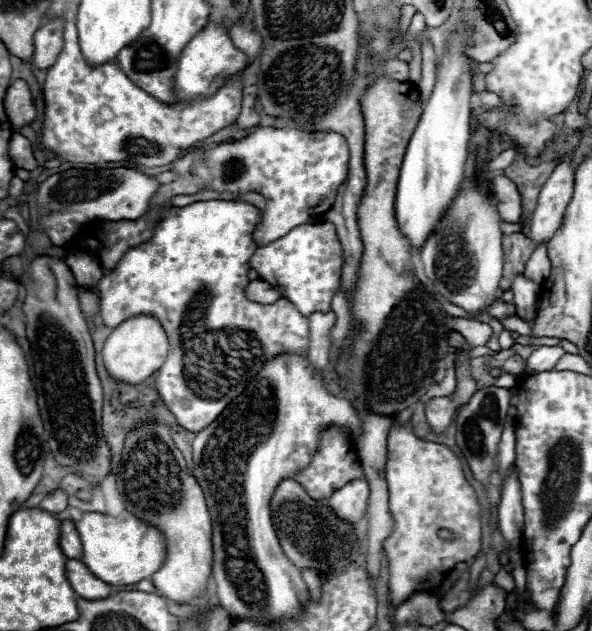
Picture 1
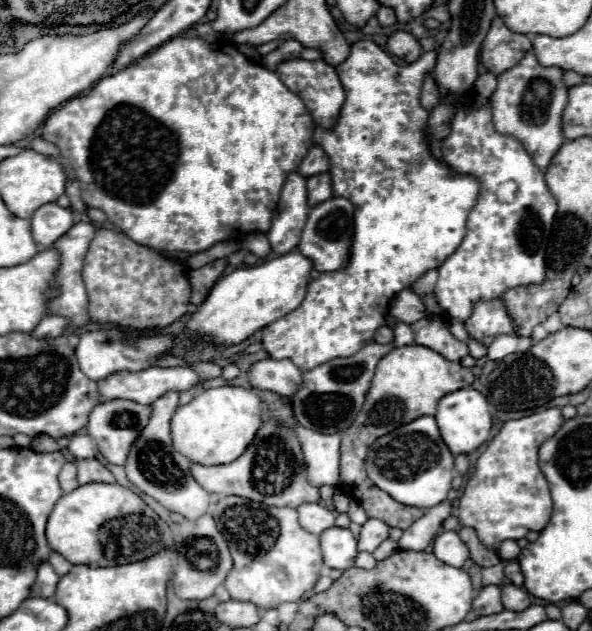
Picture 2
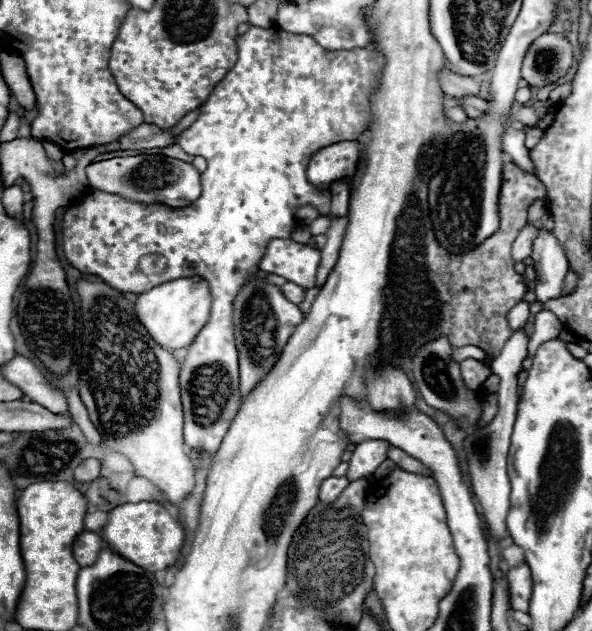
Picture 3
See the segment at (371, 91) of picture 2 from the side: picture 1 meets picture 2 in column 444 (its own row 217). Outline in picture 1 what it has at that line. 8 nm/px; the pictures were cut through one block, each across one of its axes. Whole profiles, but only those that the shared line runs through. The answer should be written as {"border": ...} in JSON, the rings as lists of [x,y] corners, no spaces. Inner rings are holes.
{"border":[[[204,200],[204,202],[194,202],[194,204],[188,204],[188,206],[182,206],[182,208],[170,208],[170,210],[166,212],[166,216],[162,218],[162,222],[156,226],[156,232],[154,232],[154,236],[150,238],[150,242],[144,242],[144,244],[140,244],[138,248],[128,250],[128,252],[124,254],[124,258],[120,260],[120,264],[118,264],[114,270],[106,272],[106,274],[102,276],[102,280],[98,282],[98,290],[100,290],[100,316],[102,316],[102,320],[104,320],[106,326],[110,326],[110,328],[114,330],[114,328],[120,326],[124,320],[128,320],[128,318],[132,318],[132,316],[136,316],[136,314],[150,314],[150,316],[156,316],[156,318],[160,320],[160,324],[164,326],[164,332],[168,334],[168,344],[170,344],[170,348],[168,348],[168,358],[166,358],[164,366],[162,366],[162,368],[158,370],[158,374],[156,374],[156,390],[158,390],[160,400],[164,402],[164,406],[174,414],[176,422],[178,422],[180,426],[184,426],[188,432],[194,432],[194,434],[200,432],[200,430],[204,430],[210,422],[214,422],[214,420],[220,416],[220,412],[222,412],[234,398],[238,398],[238,396],[246,390],[248,382],[262,370],[264,362],[272,360],[276,354],[300,354],[300,356],[306,356],[306,352],[308,352],[308,342],[310,342],[308,318],[302,316],[302,314],[296,310],[296,306],[294,306],[292,302],[284,300],[284,304],[260,306],[260,304],[256,304],[256,302],[250,302],[250,300],[244,296],[244,288],[248,286],[248,276],[246,276],[246,274],[248,274],[248,270],[250,270],[248,260],[250,260],[250,256],[252,256],[254,250],[256,250],[256,244],[254,244],[254,240],[252,240],[252,232],[254,232],[254,228],[256,228],[258,220],[260,220],[260,210],[258,210],[256,206],[252,206],[252,204],[248,204],[248,202]],[[242,302],[244,302],[244,312],[236,312],[236,310],[242,306]],[[214,344],[216,344],[220,350],[232,350],[232,352],[210,352],[210,348],[212,348]]]}

